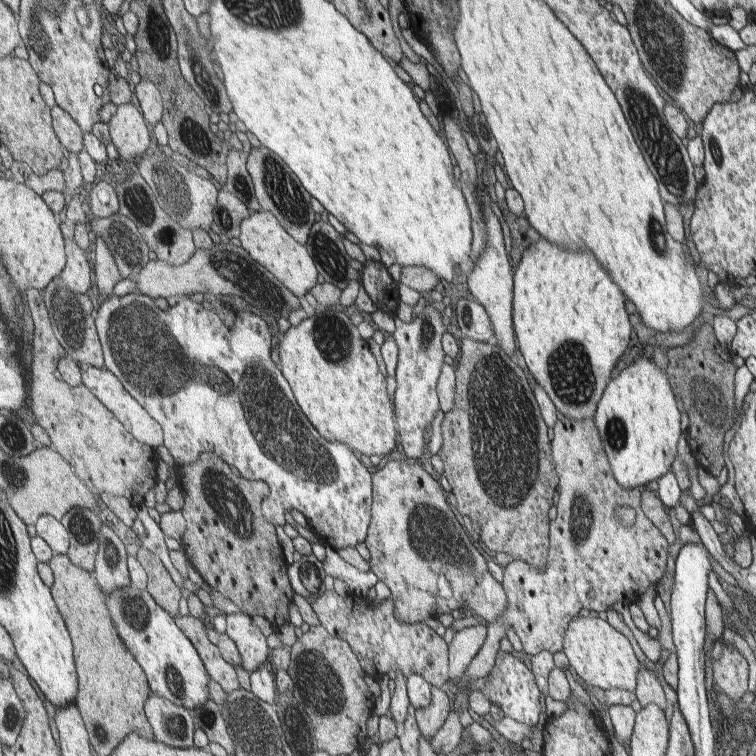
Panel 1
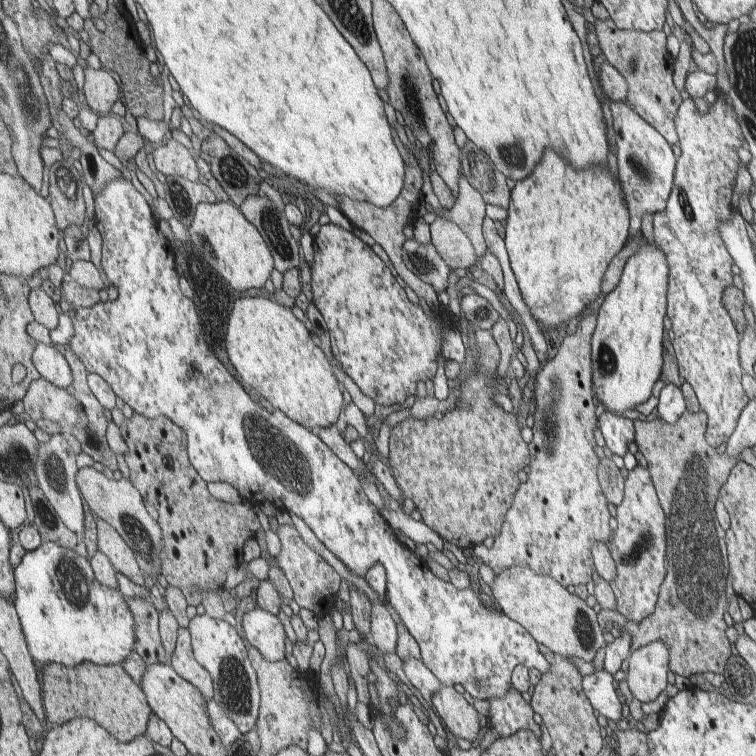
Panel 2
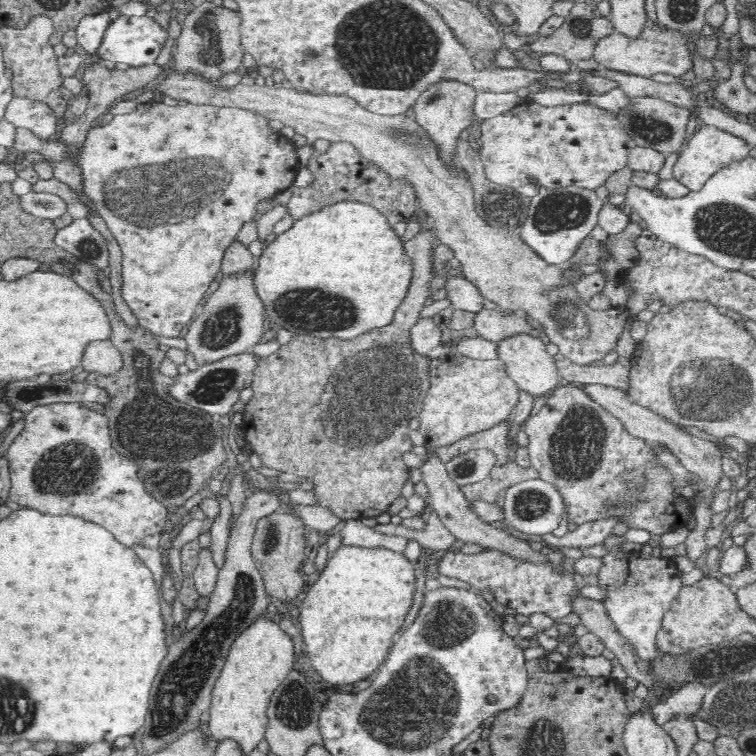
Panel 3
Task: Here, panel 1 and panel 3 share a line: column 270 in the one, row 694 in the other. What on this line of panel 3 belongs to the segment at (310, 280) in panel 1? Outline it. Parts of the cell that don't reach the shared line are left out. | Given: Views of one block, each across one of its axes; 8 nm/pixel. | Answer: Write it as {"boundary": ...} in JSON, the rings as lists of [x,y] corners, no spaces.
{"boundary":[[[268,611],[258,613],[252,621],[249,621],[244,628],[237,632],[236,638],[230,645],[228,658],[224,660],[224,666],[220,670],[214,688],[212,688],[206,732],[211,735],[214,742],[219,741],[222,737],[232,737],[240,743],[244,754],[250,754],[258,746],[264,738],[264,730],[268,726],[265,712],[270,695],[280,686],[280,682],[286,678],[287,673],[293,669],[294,650],[292,648],[294,648],[294,644],[292,644],[290,634],[284,632],[278,622],[274,622],[274,618]]]}

